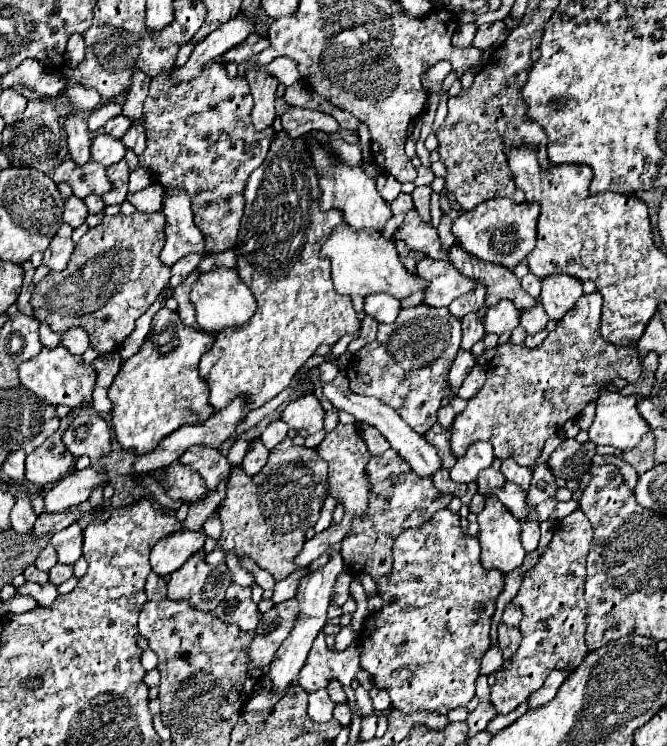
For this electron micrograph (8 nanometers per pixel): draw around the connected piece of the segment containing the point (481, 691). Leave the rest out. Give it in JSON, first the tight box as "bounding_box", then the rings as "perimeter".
{"bounding_box":[476,674,490,702],"perimeter":[[[480,674],[476,680],[476,698],[480,702],[486,702],[490,698],[490,686],[488,686],[488,680],[484,674]]]}

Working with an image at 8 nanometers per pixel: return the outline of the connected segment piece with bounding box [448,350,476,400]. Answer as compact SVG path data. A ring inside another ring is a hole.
M464 350L458 352L458 356L452 362L450 374L448 374L448 388L450 388L450 396L448 398L450 400L456 398L456 392L458 392L460 384L462 384L462 380L466 378L466 374L472 370L474 364L476 364L476 360L474 360L474 356L470 352L464 352Z

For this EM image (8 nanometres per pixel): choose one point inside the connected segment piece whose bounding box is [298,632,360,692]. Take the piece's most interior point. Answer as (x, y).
(322, 664)

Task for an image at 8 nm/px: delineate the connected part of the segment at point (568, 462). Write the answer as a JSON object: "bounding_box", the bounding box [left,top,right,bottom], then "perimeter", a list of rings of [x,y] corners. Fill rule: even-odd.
{"bounding_box":[548,438,594,480],"perimeter":[[[574,438],[564,440],[548,458],[548,468],[556,478],[562,480],[580,480],[592,466],[594,452],[592,442],[576,442]]]}

